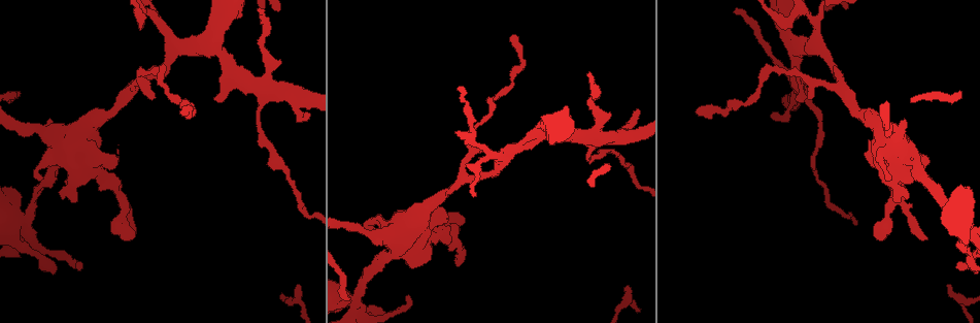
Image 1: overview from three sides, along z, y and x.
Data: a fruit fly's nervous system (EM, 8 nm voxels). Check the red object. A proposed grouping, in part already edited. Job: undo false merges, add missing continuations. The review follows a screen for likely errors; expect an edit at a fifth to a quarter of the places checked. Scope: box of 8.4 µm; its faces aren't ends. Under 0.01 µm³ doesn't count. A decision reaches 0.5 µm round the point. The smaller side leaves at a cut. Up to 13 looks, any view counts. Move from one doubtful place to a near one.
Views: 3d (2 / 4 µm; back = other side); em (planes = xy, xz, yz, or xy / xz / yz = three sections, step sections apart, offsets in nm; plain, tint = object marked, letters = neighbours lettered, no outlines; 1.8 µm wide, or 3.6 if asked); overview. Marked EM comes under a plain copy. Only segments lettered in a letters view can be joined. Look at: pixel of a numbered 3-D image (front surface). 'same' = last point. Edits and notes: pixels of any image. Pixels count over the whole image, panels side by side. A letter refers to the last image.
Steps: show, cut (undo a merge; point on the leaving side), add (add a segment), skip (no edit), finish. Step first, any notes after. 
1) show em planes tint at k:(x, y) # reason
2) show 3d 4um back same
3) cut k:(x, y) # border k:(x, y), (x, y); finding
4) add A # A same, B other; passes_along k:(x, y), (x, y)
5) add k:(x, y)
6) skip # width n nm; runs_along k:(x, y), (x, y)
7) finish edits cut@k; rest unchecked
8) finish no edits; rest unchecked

show 3d 2um at 1:(446, 217) # branch stops here

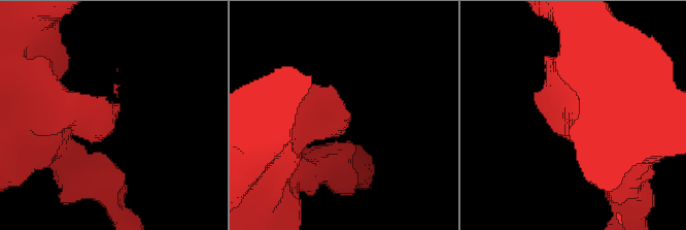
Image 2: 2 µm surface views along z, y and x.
show em planes letters at 2:(347, 118)

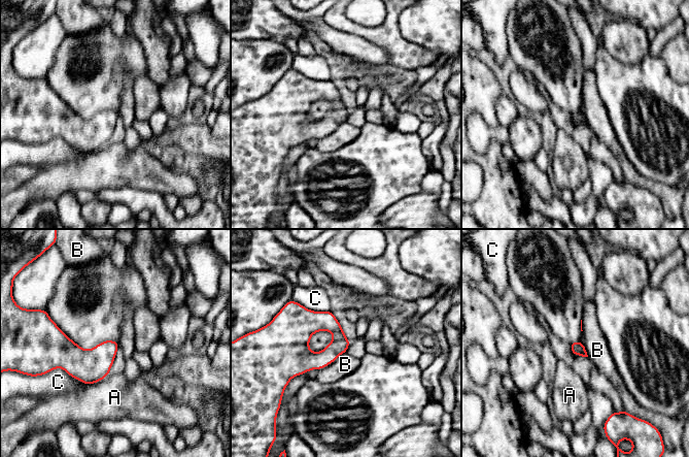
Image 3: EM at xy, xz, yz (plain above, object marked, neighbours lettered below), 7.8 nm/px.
skip # A other, B other, C other; no lettered segment goes on from it

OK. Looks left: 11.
show em xy step 8 tint at 1:(77, 269) # branch stops here

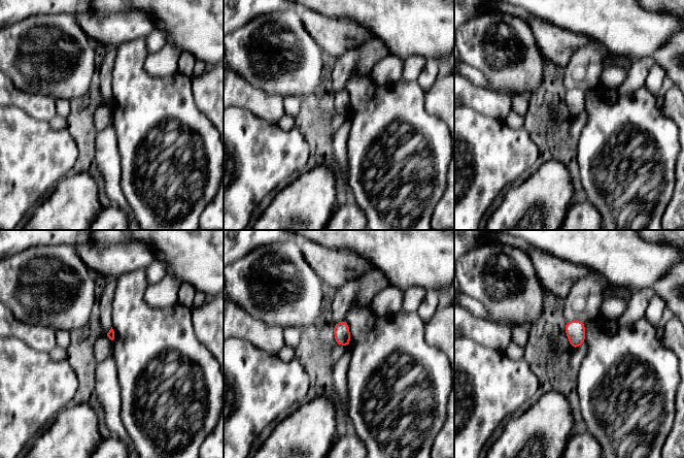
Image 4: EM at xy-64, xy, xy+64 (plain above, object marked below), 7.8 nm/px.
show em planes letters same # another direction

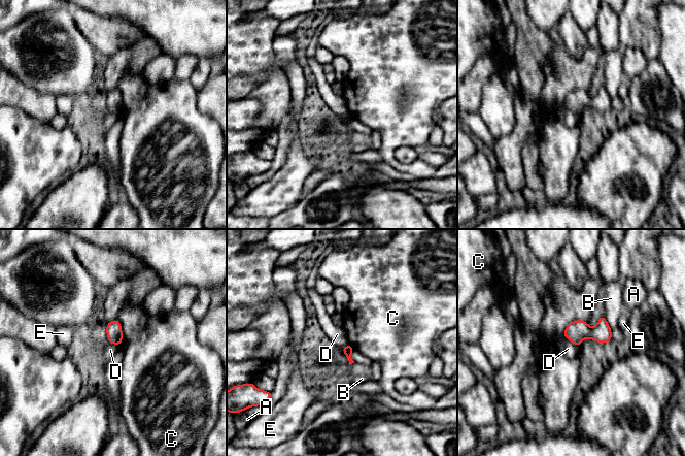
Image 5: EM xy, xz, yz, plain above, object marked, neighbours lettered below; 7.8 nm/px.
skip # A other, B other, C other, D other, E other; border 5:(562, 335), (577, 347); no lettered segment goes on from it

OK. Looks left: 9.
show 3d 4um at 1:(918, 160) # calibre changes

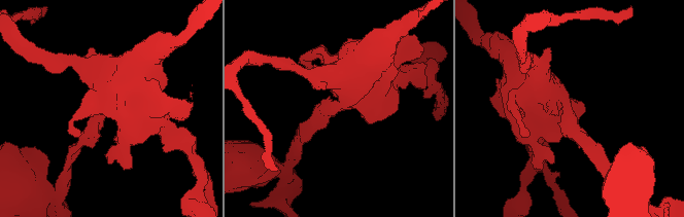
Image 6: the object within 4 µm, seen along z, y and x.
show em 3.6um xz step 8 tint at 6:(337, 105) # arm_widths 240, 700 nm

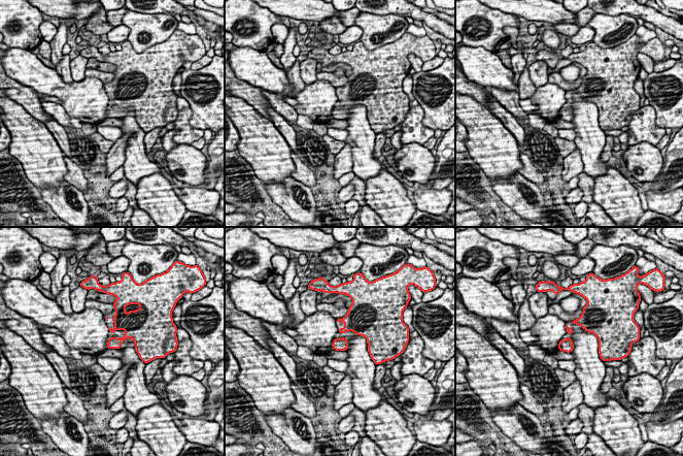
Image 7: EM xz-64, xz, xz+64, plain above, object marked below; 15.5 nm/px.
show em 3.6um planes letters same # another direction

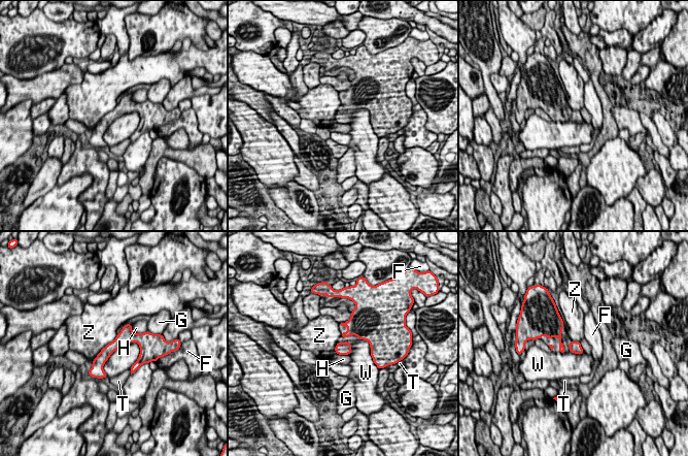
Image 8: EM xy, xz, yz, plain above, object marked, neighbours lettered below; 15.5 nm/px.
skip # width 170 nm; longest_contact W 550 nm; F other, G other, H other, T other, W other, Z other; continuous, no second neuron

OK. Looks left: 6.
show em 3.6um xy step 16 tint at 1:(351, 297) # thin arm on a thick one

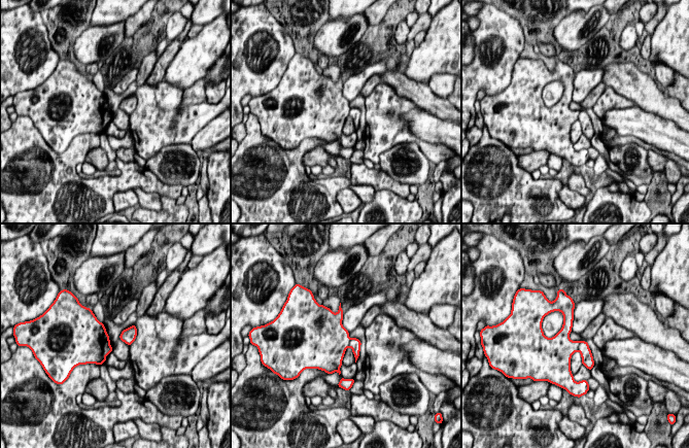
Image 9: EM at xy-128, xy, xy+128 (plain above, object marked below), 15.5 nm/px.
show em 3.6um planes letters same

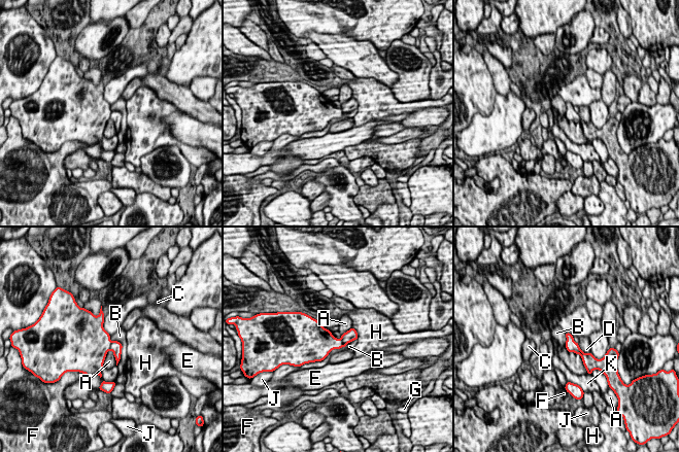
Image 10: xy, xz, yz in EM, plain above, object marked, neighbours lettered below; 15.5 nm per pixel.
cut 10:(95, 342) # A other, B other, C other, D other, E other, F other, G other, H other, J other, K other; border 10:(111, 342), (109, 349); two neurons meet here

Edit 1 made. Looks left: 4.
show overview # redraw

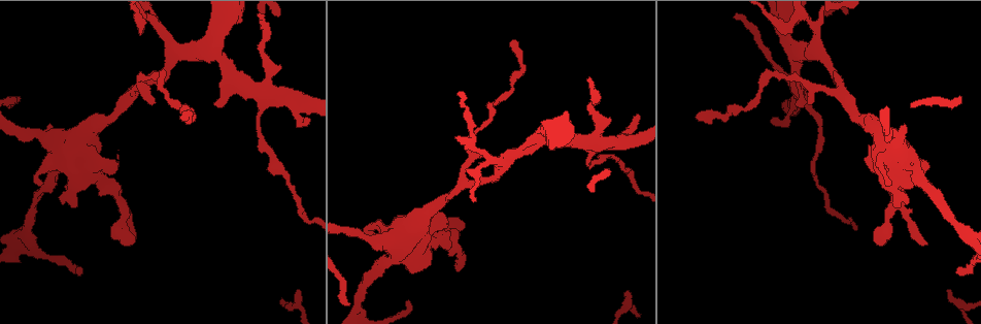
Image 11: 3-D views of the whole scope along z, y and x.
show 3d 2um back at 11:(588, 144)

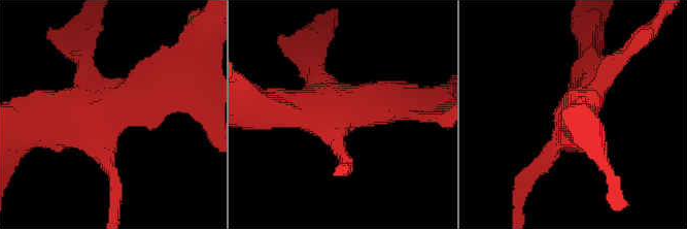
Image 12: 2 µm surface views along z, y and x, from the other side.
show em planes letters at 12:(113, 110) # arms 4

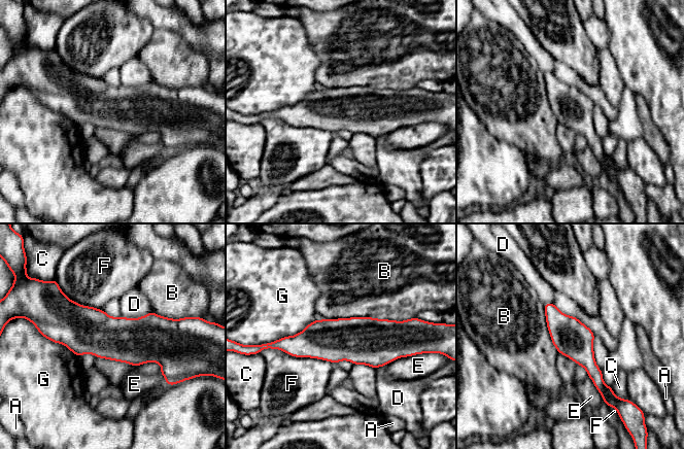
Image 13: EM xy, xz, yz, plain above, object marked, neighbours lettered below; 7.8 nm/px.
skip # A other, B other, C other, D other, E other, F other, G other; one neuron here

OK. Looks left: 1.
finish edits cut@10; rest unchecked

